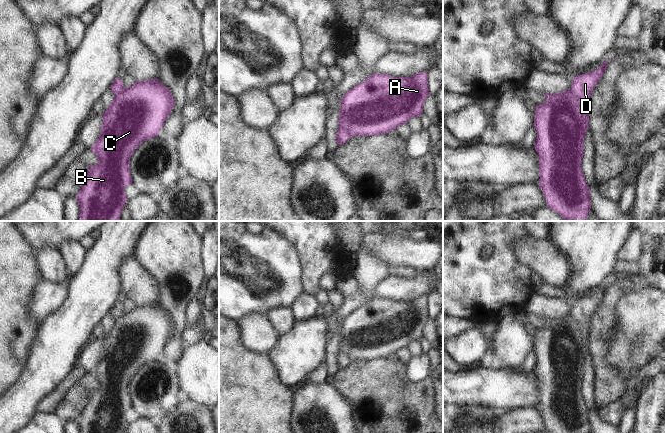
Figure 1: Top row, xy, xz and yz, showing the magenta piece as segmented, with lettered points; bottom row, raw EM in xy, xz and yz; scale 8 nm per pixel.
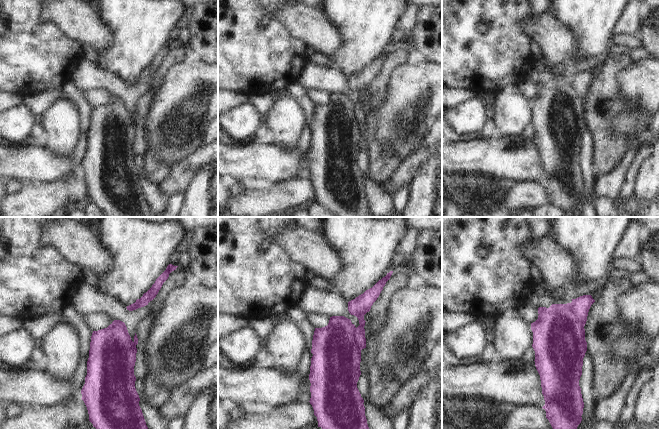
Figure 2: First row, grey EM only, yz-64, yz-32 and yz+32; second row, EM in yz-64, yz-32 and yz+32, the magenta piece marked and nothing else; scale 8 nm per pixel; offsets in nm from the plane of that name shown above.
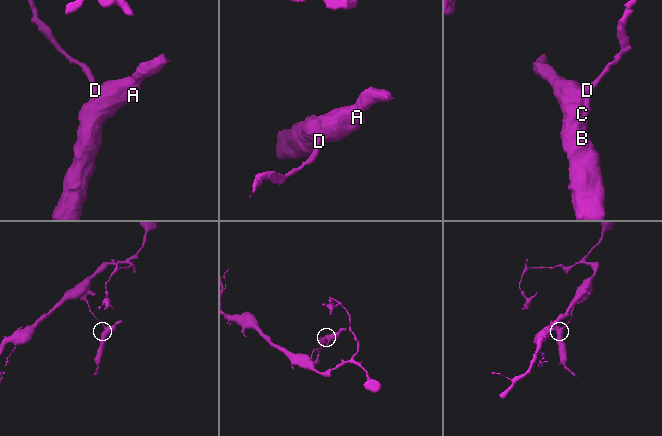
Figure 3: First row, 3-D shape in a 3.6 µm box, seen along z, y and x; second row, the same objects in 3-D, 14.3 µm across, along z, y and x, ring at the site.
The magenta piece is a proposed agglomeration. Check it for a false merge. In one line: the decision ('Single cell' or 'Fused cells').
Fused cells

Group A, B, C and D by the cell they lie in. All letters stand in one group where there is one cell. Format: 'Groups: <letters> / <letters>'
Groups: A B C / D

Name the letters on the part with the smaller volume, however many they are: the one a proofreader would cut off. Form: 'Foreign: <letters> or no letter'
Foreign: A, B, C

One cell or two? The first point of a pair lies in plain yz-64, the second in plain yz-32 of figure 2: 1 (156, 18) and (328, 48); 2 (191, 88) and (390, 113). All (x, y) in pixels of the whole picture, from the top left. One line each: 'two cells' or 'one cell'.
1: two cells
2: one cell

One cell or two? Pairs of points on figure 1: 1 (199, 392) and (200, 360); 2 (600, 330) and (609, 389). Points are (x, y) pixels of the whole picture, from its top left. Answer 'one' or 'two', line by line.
1: one
2: one

